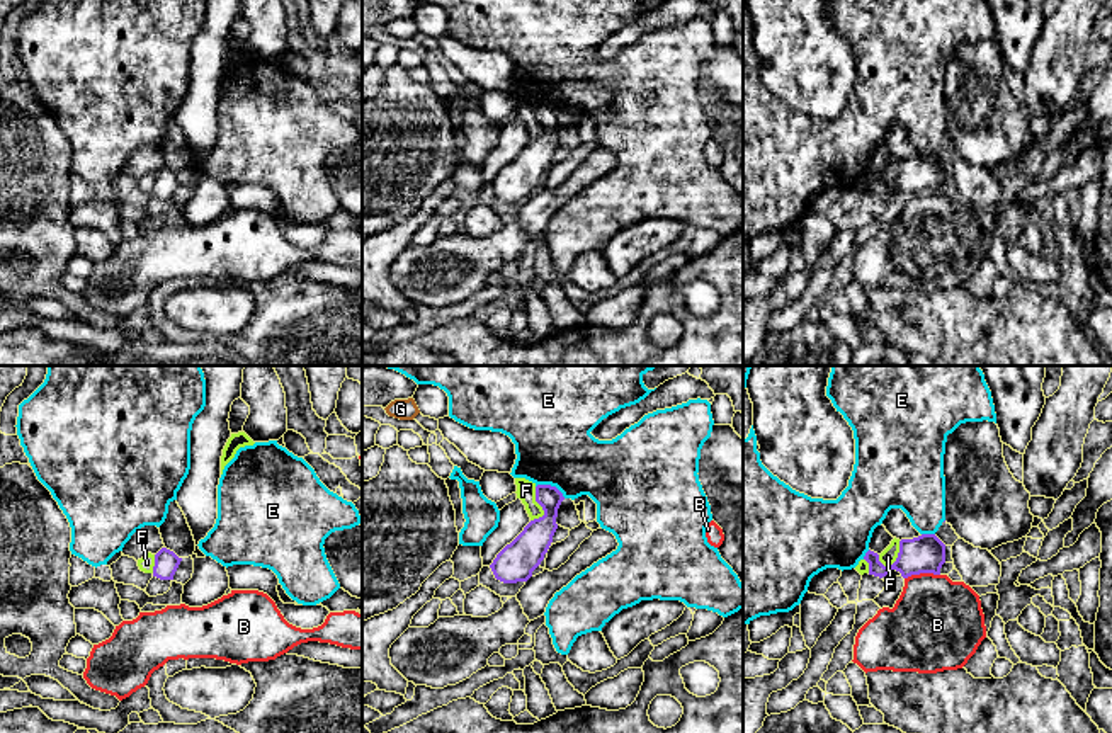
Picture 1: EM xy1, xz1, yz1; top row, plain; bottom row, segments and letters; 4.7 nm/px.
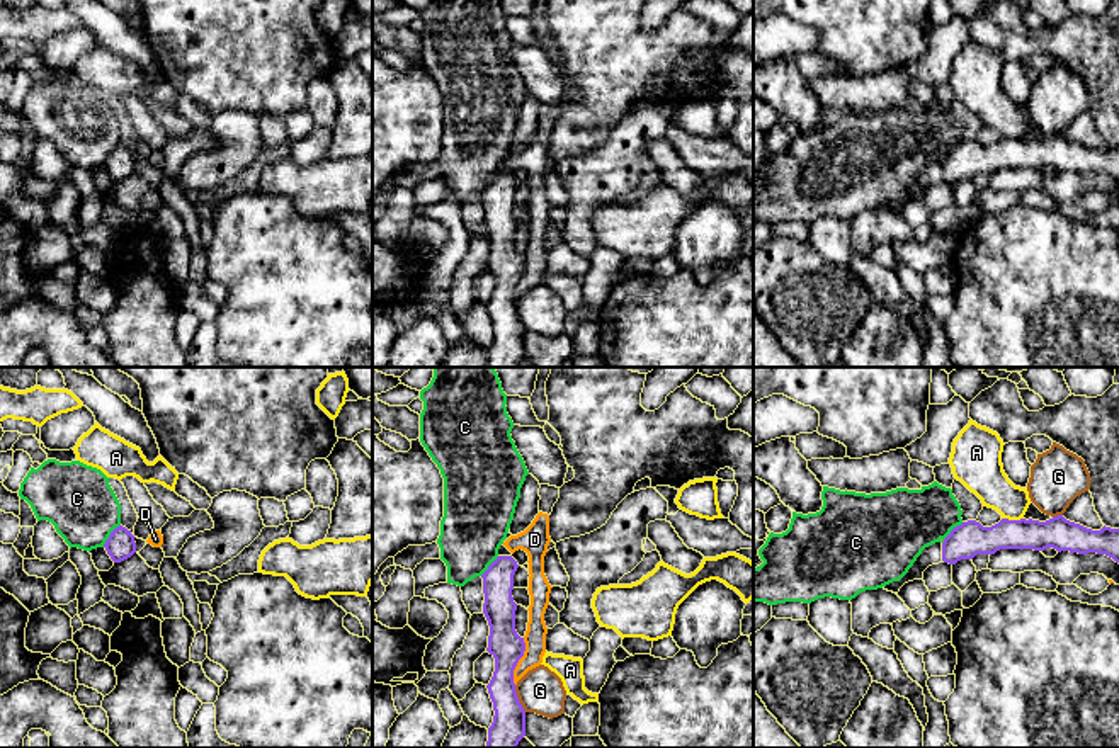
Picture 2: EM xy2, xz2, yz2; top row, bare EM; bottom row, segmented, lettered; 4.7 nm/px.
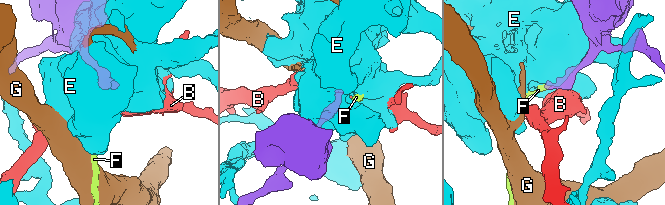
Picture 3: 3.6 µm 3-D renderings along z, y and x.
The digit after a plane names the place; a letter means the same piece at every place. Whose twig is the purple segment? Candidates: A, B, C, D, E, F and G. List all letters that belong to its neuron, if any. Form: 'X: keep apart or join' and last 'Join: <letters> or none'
A: keep apart
B: keep apart
C: keep apart
D: keep apart
E: keep apart
F: keep apart
G: keep apart
Join: none

